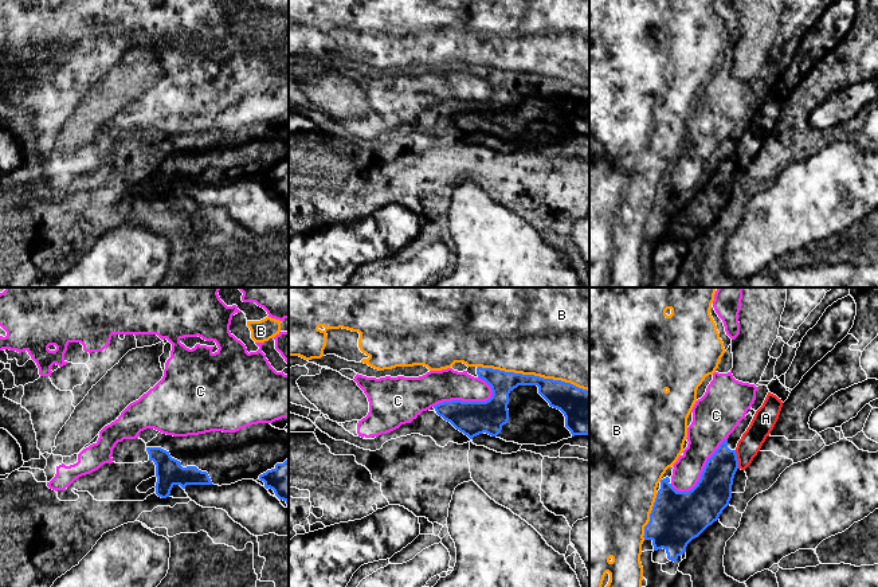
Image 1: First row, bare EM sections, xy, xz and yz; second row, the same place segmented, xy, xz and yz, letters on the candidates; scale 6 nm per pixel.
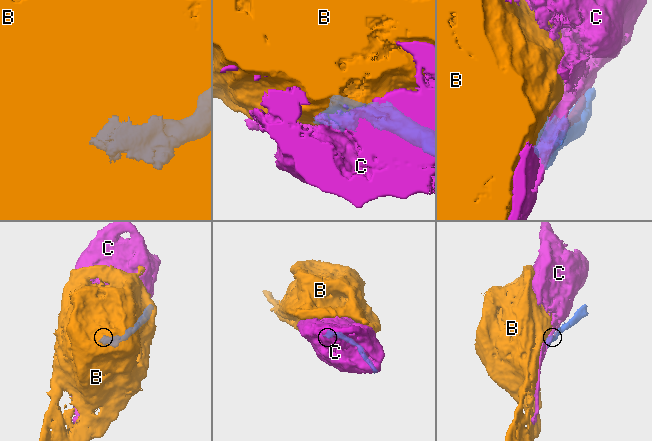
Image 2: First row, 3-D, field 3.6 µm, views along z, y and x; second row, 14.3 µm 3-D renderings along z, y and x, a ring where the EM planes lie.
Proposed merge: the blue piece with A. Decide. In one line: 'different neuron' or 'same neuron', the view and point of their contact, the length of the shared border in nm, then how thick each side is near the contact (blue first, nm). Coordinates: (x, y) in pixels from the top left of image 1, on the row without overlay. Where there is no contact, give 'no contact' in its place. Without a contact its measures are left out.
different neuron | yz (737, 159) | 110 nm | 220/140 nm

